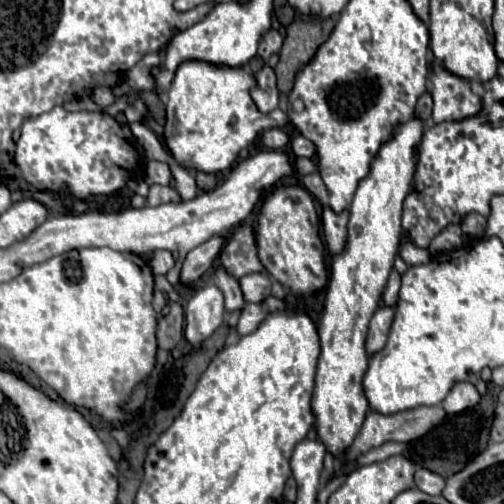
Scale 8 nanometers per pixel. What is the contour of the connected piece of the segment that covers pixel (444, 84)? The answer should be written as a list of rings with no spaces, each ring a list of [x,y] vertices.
[[[433,66],[433,122],[459,122],[469,116],[477,116],[483,110],[483,102],[469,88],[469,82],[453,76],[443,66]]]

